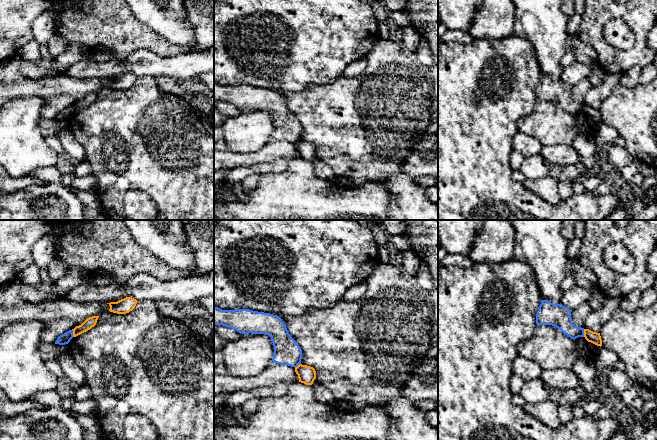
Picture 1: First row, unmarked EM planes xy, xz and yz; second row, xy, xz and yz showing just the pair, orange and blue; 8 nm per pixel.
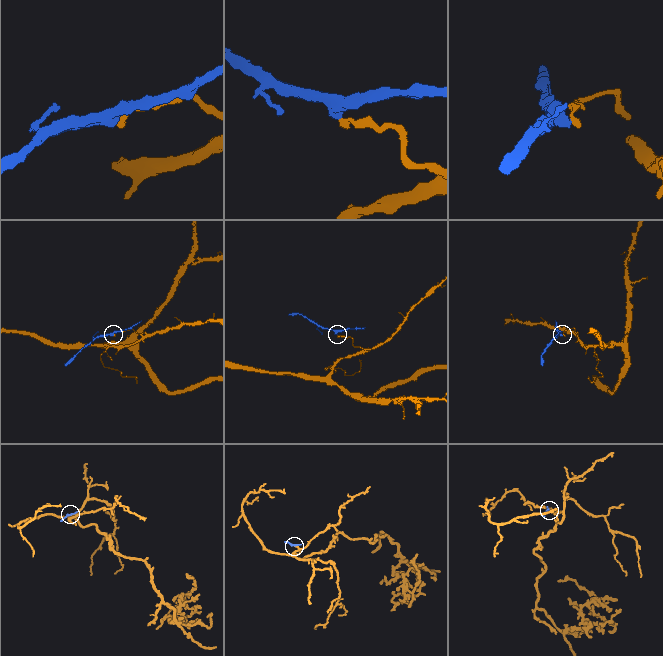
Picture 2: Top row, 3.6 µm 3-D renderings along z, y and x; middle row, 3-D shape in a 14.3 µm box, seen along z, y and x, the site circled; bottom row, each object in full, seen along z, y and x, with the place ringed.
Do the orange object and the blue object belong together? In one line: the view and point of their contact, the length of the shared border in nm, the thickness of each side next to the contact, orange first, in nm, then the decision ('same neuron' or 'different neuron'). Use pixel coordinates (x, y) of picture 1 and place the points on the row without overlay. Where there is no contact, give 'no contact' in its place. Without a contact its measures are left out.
yz (584, 109) | 60 nm | 90/180 nm | different neuron

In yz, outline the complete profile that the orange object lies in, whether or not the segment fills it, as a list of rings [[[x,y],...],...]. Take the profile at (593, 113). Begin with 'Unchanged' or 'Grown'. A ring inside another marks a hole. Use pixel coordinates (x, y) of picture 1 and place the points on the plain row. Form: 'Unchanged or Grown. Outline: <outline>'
Unchanged. Outline: [[[584,105],[584,113],[588,118],[591,118],[597,122],[602,122],[602,115],[600,109],[593,108],[589,105]]]

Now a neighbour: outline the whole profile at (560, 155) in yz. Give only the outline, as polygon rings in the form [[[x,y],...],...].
[[[543,145],[540,155],[553,167],[567,167],[580,161],[580,156],[572,145]]]

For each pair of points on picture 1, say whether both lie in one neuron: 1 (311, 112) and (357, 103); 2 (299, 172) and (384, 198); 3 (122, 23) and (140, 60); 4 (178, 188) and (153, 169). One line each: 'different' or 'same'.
1: same
2: same
3: different
4: same

